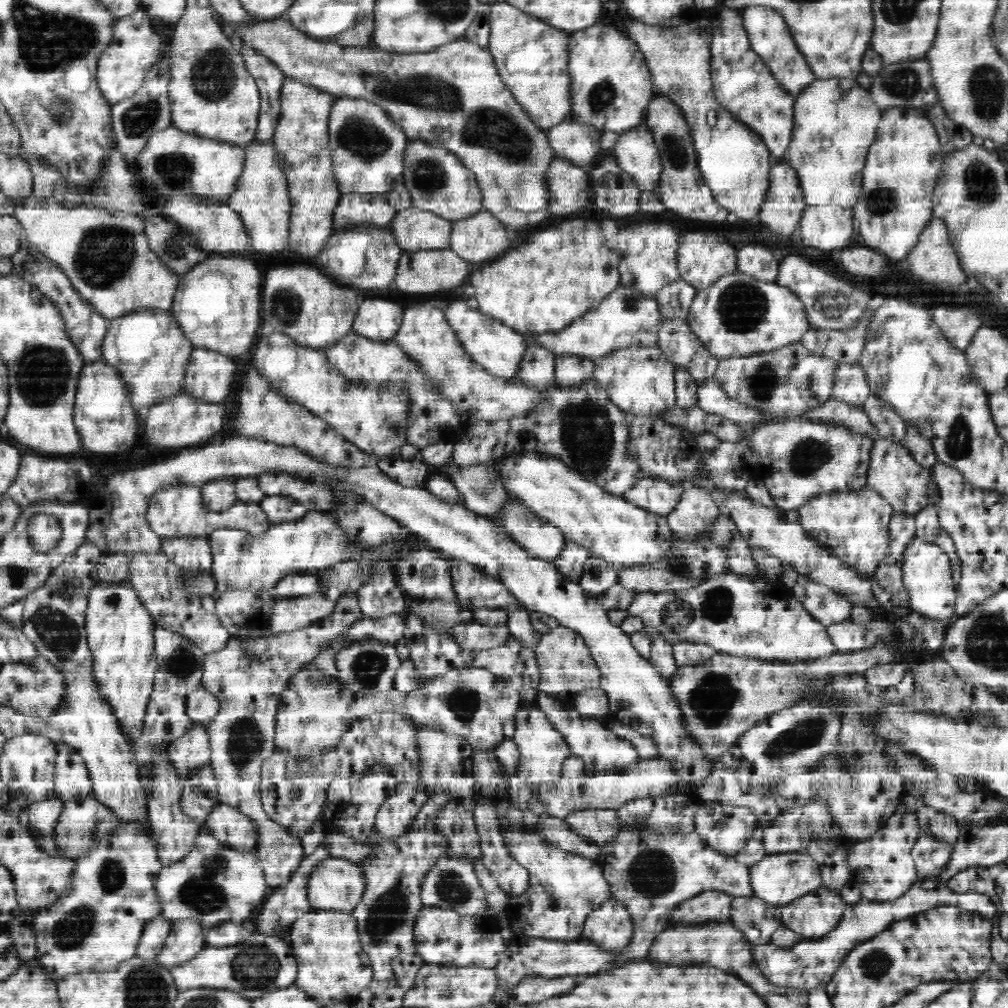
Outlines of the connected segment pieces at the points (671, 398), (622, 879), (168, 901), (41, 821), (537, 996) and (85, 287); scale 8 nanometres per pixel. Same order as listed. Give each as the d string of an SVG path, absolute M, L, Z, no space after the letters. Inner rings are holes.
M630 346L619 348L594 361L593 377L600 388L606 391L607 397L632 417L644 415L652 418L661 418L676 406L675 383L676 366L667 356L654 346Z
M622 828L611 842L600 848L600 858L594 861L604 868L612 898L627 908L634 927L634 940L616 964L646 958L652 940L666 930L670 912L700 892L717 890L734 898L753 896L750 867L740 864L734 856L712 849L696 832L658 834Z
M202 826L188 856L159 872L155 889L163 904L162 917L170 922L195 918L204 930L226 922L243 925L255 921L271 892L261 864L254 853L244 854L220 843L210 828Z
M56 795L50 796L48 800L31 803L27 813L29 815L29 826L32 832L36 832L40 838L55 838L55 826L60 820L64 802Z
M572 976L532 978L532 980L522 980L520 988L516 988L512 996L514 1000L520 1000L520 1004L536 1004L537 1001L568 992L576 985L576 980Z
M33 194L16 203L13 215L23 226L26 243L33 245L38 252L58 265L70 279L72 287L81 294L82 299L88 301L102 317L112 320L142 309L171 309L180 278L150 250L145 235L144 217L94 205L63 205L53 196L36 197Z

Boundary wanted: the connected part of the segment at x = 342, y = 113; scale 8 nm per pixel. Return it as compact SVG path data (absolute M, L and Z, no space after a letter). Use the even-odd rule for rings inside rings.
M337 98L330 110L328 134L333 175L341 194L387 193L395 178L403 174L405 151L410 139L379 106L364 99Z

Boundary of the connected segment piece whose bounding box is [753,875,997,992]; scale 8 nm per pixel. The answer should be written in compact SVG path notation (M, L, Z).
M939 875L938 878L930 880L936 880L936 882L928 882L926 878L919 878L908 889L908 892L890 902L868 902L868 899L862 898L856 904L849 904L836 928L824 935L822 940L798 942L798 944L794 944L794 950L778 948L774 944L754 946L755 964L772 984L812 992L812 988L825 989L827 987L836 968L840 966L840 962L844 960L845 956L848 956L848 952L852 952L852 948L856 948L856 944L870 940L872 936L884 932L884 929L892 926L894 922L906 919L908 916L914 916L928 908L948 904L960 906L970 912L978 912L984 919L991 920L995 916L997 908L988 895L977 892L952 892L947 887L947 883L939 879Z

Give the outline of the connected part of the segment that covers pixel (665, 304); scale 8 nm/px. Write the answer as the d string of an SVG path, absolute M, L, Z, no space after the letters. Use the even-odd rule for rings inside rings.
M681 277L662 288L657 296L660 315L664 319L686 319L698 290L684 282Z

